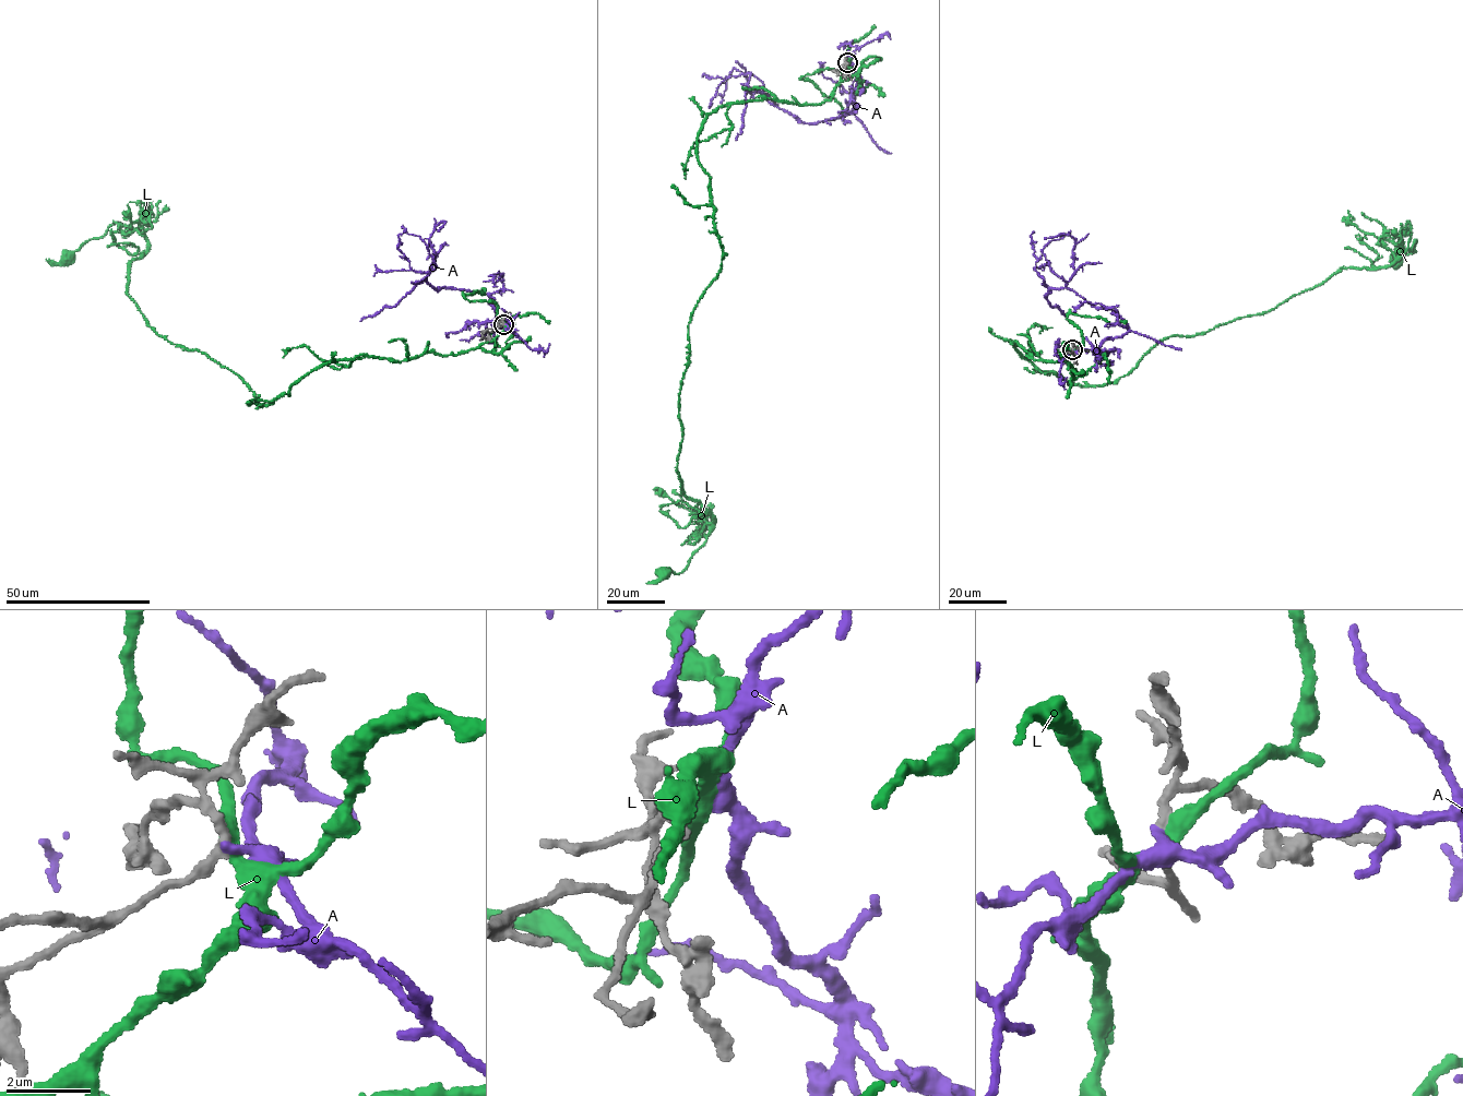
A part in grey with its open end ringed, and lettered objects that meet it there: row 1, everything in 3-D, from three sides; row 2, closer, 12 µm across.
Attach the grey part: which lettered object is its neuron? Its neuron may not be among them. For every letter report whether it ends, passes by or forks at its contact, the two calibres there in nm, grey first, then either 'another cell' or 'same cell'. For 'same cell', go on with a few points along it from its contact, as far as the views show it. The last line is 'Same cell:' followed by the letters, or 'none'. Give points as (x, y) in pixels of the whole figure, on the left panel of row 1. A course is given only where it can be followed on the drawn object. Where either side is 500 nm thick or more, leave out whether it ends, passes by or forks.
A: it ends; calibres 240 and 260 nm; same cell; course (503, 324), (490, 296), (416, 283), (429, 273), (411, 269), (397, 248), (402, 234)
L: it passes by; calibres 240 and 340 nm; another cell
Same cell: A

